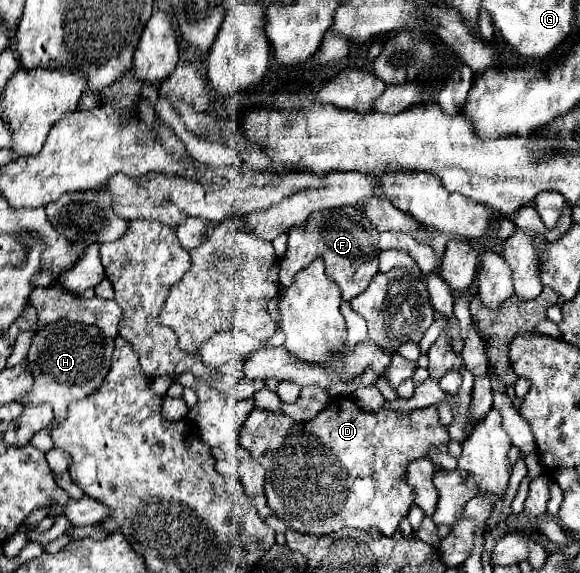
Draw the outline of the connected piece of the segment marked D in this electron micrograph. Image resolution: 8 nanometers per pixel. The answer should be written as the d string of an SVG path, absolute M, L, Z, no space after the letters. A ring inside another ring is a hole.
M344 397L338 403L330 403L318 417L308 423L294 423L282 413L270 413L266 409L254 409L242 427L240 445L252 453L252 457L266 469L266 497L268 507L278 519L282 519L292 531L304 535L330 535L344 527L352 529L380 529L392 537L398 531L400 521L414 505L414 489L406 483L406 465L414 459L426 457L432 449L448 451L448 431L440 423L438 409L416 409L408 415L394 411L368 413L360 409L352 399Z

